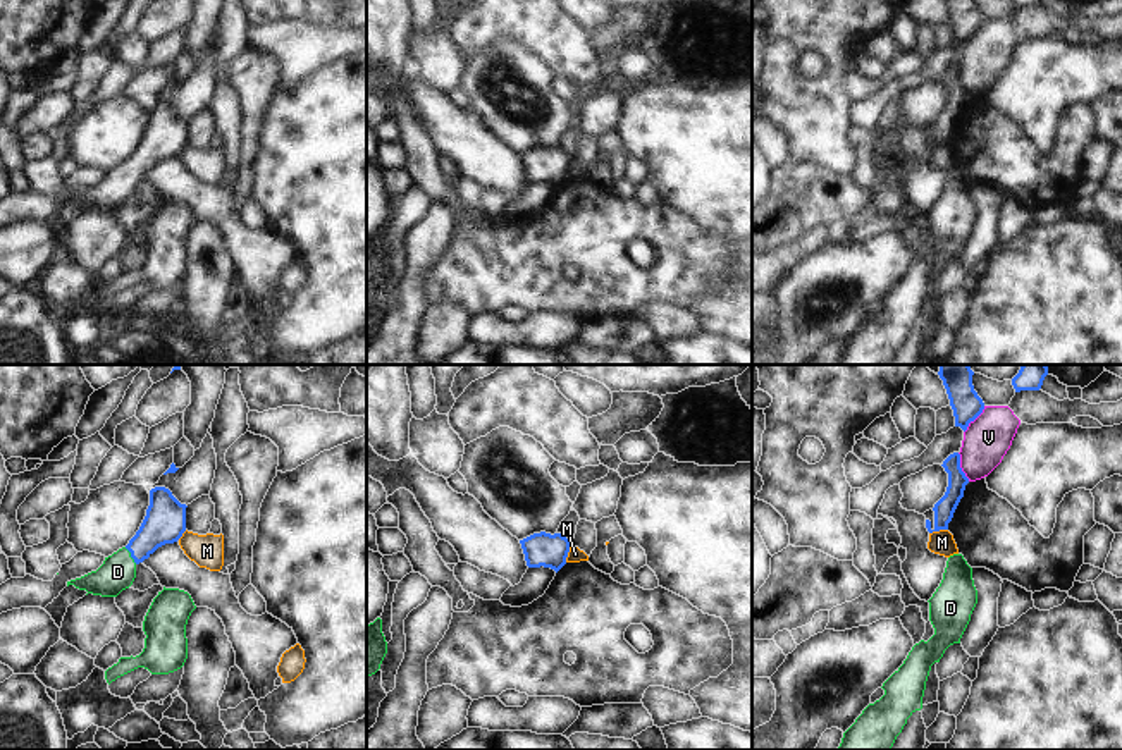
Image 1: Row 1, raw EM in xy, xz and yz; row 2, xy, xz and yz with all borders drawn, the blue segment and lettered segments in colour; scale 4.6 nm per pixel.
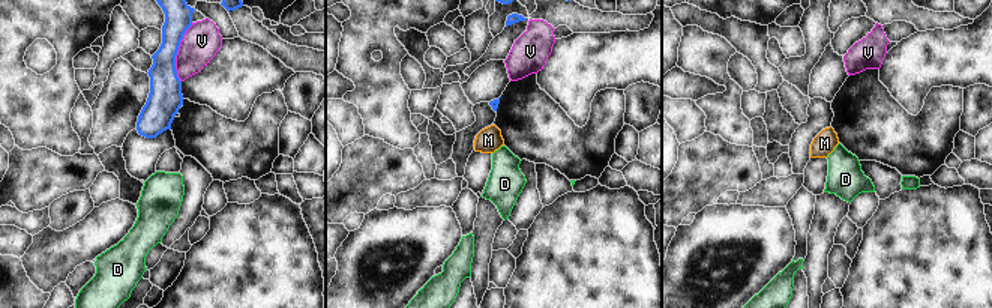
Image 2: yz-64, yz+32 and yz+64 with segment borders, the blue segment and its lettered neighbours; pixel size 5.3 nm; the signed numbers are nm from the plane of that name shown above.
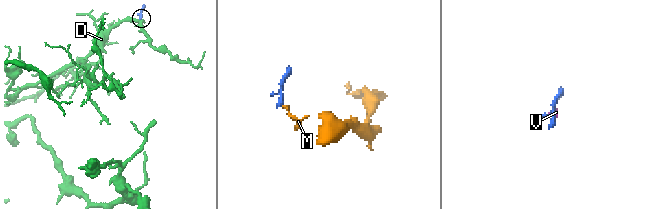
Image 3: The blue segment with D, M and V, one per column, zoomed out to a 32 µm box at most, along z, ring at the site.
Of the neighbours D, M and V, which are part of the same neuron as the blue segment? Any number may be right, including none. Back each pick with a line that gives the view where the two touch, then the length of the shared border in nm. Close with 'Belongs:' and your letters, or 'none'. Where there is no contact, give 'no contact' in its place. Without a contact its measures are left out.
D: xy | 100 nm
Belongs: D

